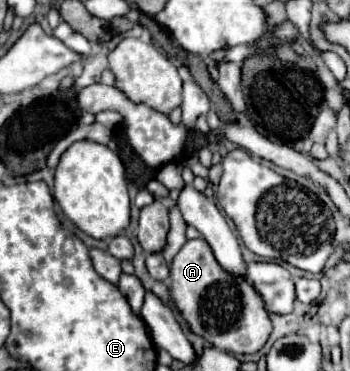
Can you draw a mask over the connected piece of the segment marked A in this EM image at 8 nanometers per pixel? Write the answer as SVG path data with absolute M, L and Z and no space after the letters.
M205 239L187 241L173 257L169 293L189 329L221 351L257 353L273 331L269 311L265 311L261 295L253 291L253 285L245 275L229 275L229 271L217 263Z

